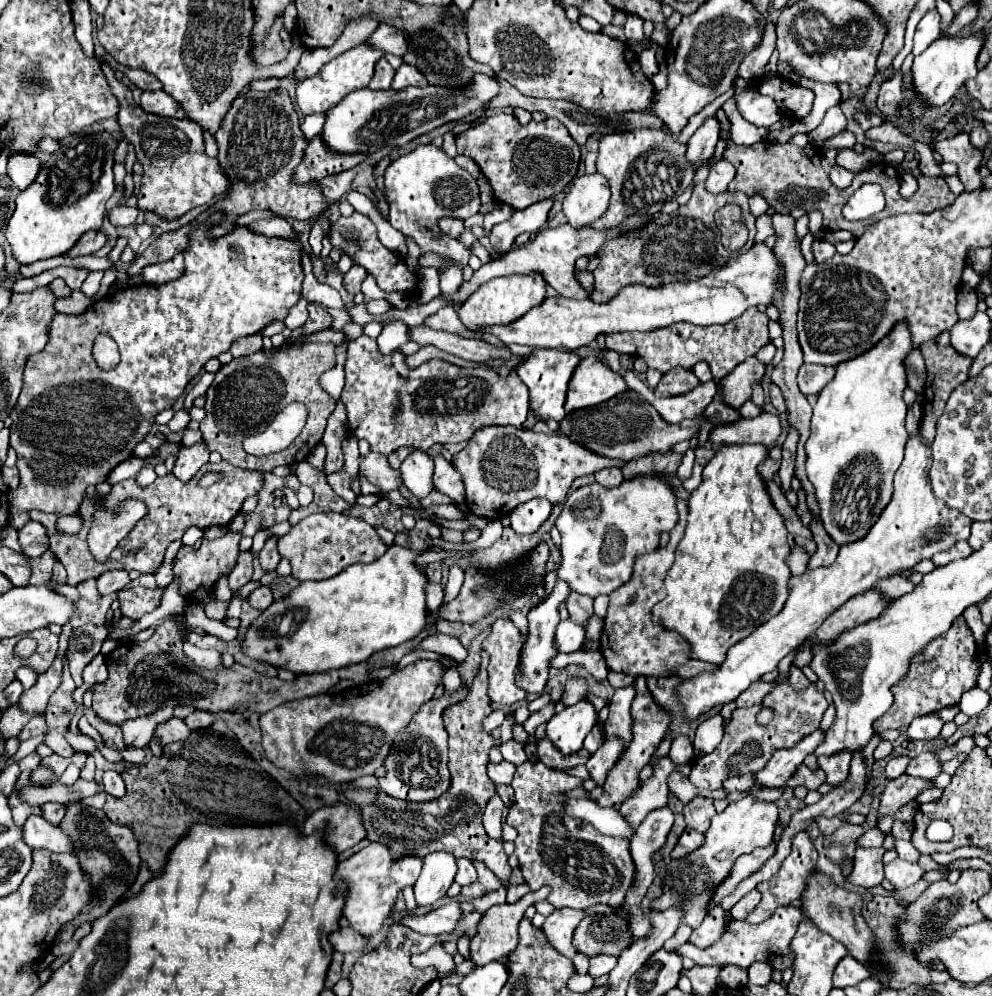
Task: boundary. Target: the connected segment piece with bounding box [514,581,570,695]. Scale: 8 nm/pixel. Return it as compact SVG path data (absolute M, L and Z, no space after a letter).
M558 581L554 585L554 591L552 595L542 601L540 605L536 605L534 609L530 609L528 613L528 639L524 643L524 649L520 653L520 659L518 659L518 669L514 673L514 681L520 689L524 689L526 693L536 693L540 695L546 687L546 681L548 681L548 671L550 671L550 659L556 657L556 645L554 645L554 629L556 625L560 623L560 615L558 615L558 605L564 603L564 599L568 597L568 583L566 581Z

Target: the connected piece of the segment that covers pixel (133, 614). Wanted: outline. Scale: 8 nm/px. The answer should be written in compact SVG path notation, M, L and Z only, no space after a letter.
M126 587L117 594L123 616L132 621L156 609L160 605L162 595L164 589L144 589L144 587Z

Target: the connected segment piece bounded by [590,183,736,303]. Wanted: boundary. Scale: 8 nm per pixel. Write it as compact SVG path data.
M698 183L692 191L690 201L678 207L678 211L660 213L656 221L632 231L632 235L624 235L624 239L612 239L608 247L602 247L596 253L600 257L600 265L592 273L596 285L590 293L590 299L594 303L606 303L630 283L656 287L662 283L700 279L718 265L726 263L732 257L732 251L724 249L720 243L720 231L714 223L714 213L720 207L734 203L734 197L736 195L728 191L712 195L706 191L704 183Z

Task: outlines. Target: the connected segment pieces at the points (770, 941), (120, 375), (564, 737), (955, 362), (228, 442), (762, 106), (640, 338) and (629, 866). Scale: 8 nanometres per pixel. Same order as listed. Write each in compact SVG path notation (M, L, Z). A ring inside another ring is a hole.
M790 905L778 907L776 913L760 925L750 925L746 921L732 921L726 927L722 939L716 941L714 945L706 949L698 949L698 947L692 947L692 943L684 943L682 947L678 947L678 955L690 957L696 965L718 965L718 967L736 965L740 969L748 969L752 963L762 961L782 973L794 967L794 955L790 949L790 941L794 939L800 921L802 921L802 911L798 907L790 907Z
M200 223L192 229L190 233L190 245L188 249L184 251L184 259L186 259L186 271L180 279L176 281L170 281L166 285L150 285L150 283L142 283L142 285L136 285L136 287L126 287L126 289L120 289L118 293L110 293L106 295L104 299L100 301L94 301L92 307L88 307L88 311L84 311L82 315L62 315L58 313L54 319L52 319L52 331L50 331L50 341L48 345L44 347L42 353L38 355L32 355L28 361L26 361L26 369L24 369L24 387L22 387L22 393L20 393L20 399L16 403L16 407L12 409L10 413L10 419L12 419L12 427L10 427L10 447L16 451L18 455L18 461L16 461L16 467L20 471L20 485L16 487L16 491L10 491L10 509L12 513L20 513L20 511L32 511L32 509L38 509L38 511L44 511L44 513L54 513L54 515L72 515L80 501L84 499L86 495L86 487L88 485L96 485L96 483L102 483L106 481L110 469L114 469L118 463L122 463L124 459L130 457L132 449L136 447L138 441L146 439L150 427L154 425L154 417L164 411L164 409L170 409L176 399L184 393L186 385L190 383L192 377L196 377L204 363L210 359L210 357L218 357L220 353L228 351L232 341L234 339L240 339L240 337L248 337L248 335L254 335L254 333L260 333L266 325L270 325L272 321L284 321L284 317L288 315L288 309L300 301L300 287L302 287L302 279L304 279L304 271L302 271L302 245L298 241L298 237L292 237L292 239L278 239L278 237L264 237L264 235L258 235L258 233L252 233L248 229L232 229L230 233L226 233L224 237L220 239L210 239L206 237L206 223ZM98 333L108 333L118 349L120 349L120 363L118 367L110 369L110 371L102 371L94 357L92 357L92 343L96 339Z
M580 701L578 705L570 705L562 713L556 713L546 723L546 739L550 739L564 755L570 755L582 749L582 741L594 725L594 707L588 701Z
M940 333L936 339L928 341L928 343L922 343L920 347L920 353L926 361L926 373L928 373L928 379L926 379L926 397L922 401L922 407L924 407L924 419L920 423L920 433L924 437L926 443L932 443L934 439L934 431L936 431L936 421L938 417L942 415L944 411L944 405L950 397L950 393L968 379L968 369L970 369L970 363L972 359L970 357L964 357L964 355L958 355L952 347L950 347L950 333Z
M304 343L290 345L266 357L262 351L248 355L248 359L234 359L216 373L214 383L206 393L206 417L200 423L204 441L212 451L218 451L224 461L234 467L248 471L270 473L278 465L296 465L312 453L312 449L322 441L322 431L326 429L326 419L334 411L336 401L320 387L318 379L324 371L336 365L336 353L332 343ZM292 401L300 401L308 407L308 423L302 429L302 435L290 445L290 449L270 455L270 457L252 457L242 449L242 439L248 435L262 433L268 427L272 417Z
M746 79L736 81L734 99L742 117L756 127L770 127L782 117L782 111L776 107L774 99L756 93L756 89Z
M748 309L738 319L732 319L726 325L710 325L710 327L696 327L688 323L674 323L668 329L658 329L650 333L614 333L606 337L606 347L624 353L642 357L648 367L658 369L662 373L684 367L692 369L698 361L706 361L712 369L714 381L720 381L724 375L728 375L736 365L740 365L746 357L752 357L758 353L762 345L770 341L768 337L768 317L766 313L760 313L758 309Z
M522 763L516 767L512 779L514 803L508 811L506 823L518 831L514 839L514 853L520 863L526 885L536 891L548 885L552 891L548 903L556 909L586 909L596 903L620 907L634 879L634 863L628 851L628 839L606 837L598 833L590 823L562 815L564 789L576 789L582 779L570 777L562 771L548 769L542 763Z

